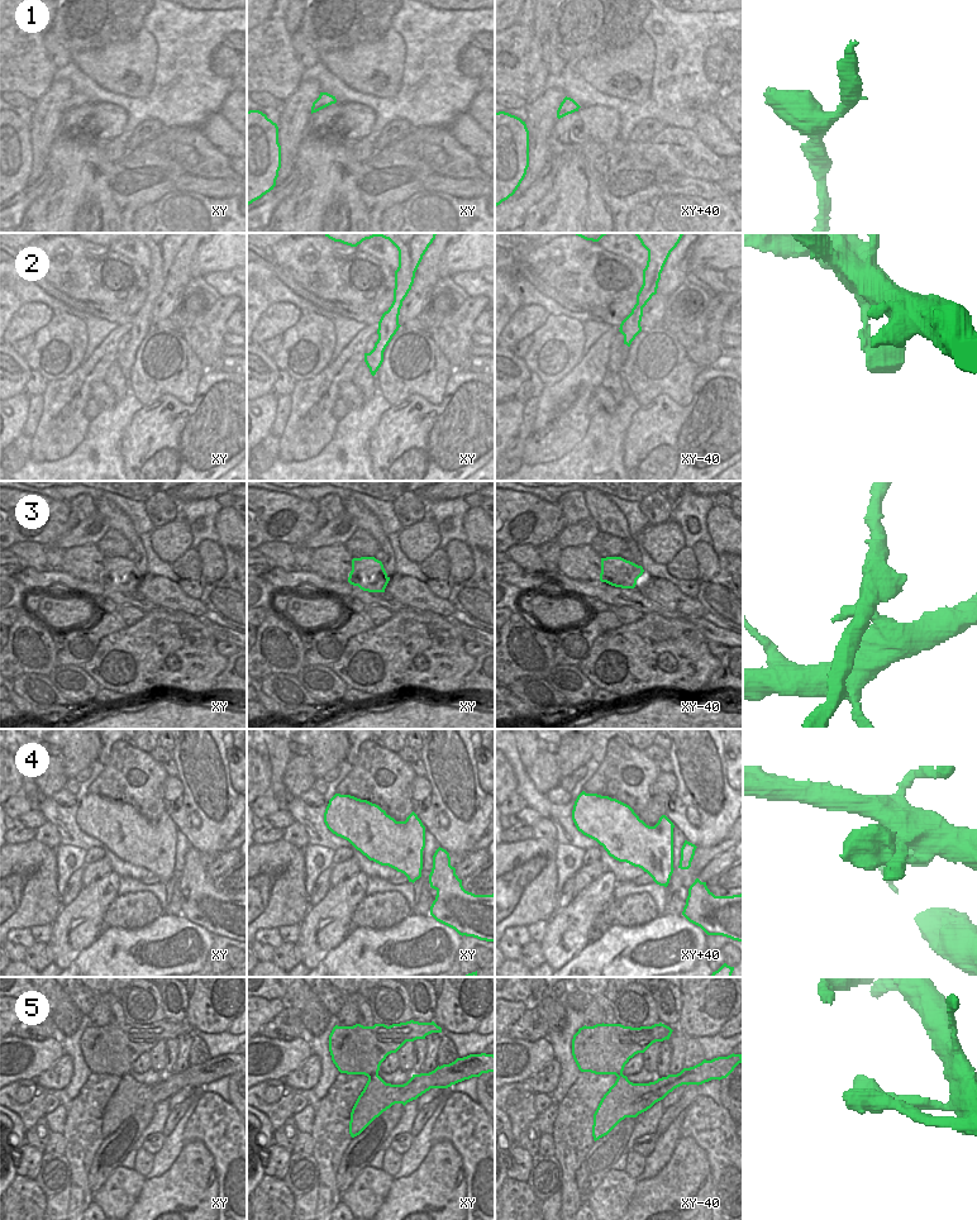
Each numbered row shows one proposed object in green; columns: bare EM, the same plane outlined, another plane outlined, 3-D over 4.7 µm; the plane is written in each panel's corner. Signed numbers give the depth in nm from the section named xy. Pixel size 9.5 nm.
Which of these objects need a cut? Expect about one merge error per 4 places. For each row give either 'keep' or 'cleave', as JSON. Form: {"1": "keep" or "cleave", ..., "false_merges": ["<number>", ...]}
{"1": "keep", "2": "keep", "3": "cleave", "4": "keep", "5": "keep", "false_merges": ["3"]}

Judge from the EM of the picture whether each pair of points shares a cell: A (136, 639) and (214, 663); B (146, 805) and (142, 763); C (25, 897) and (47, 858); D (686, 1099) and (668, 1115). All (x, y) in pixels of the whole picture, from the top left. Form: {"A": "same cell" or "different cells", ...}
{"A": "same cell", "B": "same cell", "C": "same cell", "D": "same cell"}

